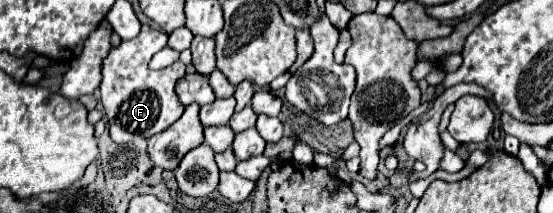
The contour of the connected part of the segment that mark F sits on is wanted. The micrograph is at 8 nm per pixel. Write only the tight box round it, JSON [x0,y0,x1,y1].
[102,24,184,144]

